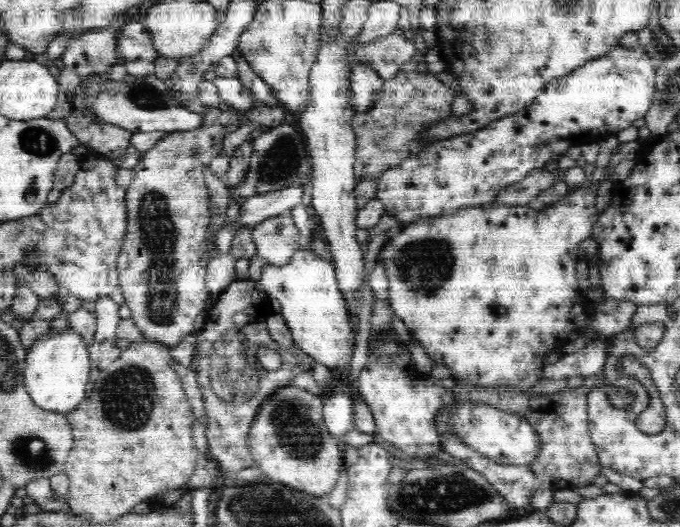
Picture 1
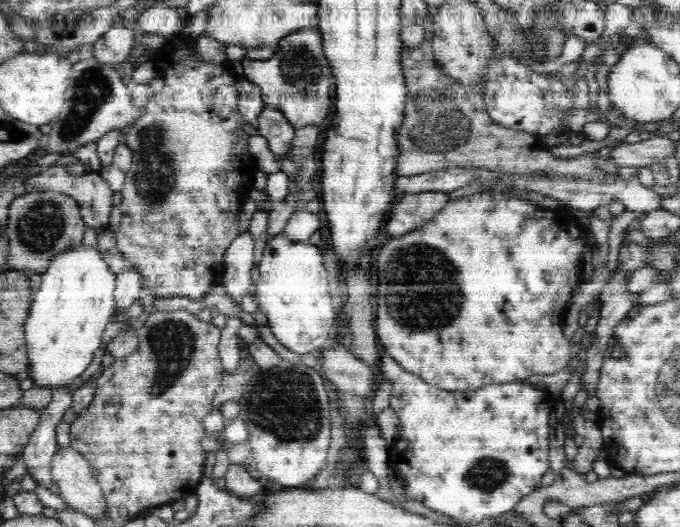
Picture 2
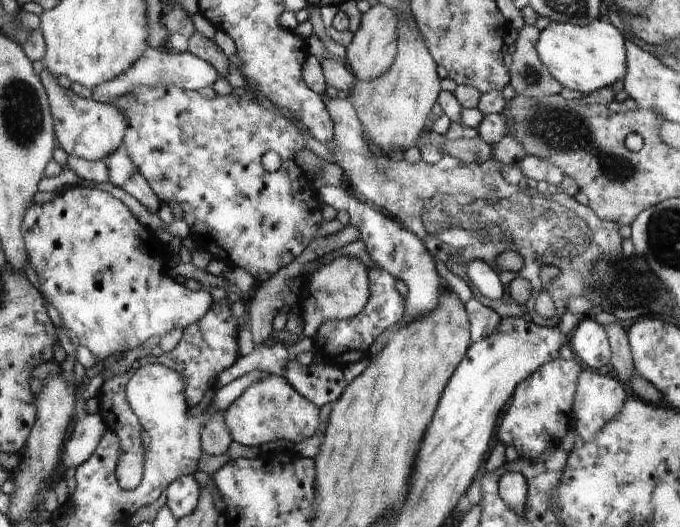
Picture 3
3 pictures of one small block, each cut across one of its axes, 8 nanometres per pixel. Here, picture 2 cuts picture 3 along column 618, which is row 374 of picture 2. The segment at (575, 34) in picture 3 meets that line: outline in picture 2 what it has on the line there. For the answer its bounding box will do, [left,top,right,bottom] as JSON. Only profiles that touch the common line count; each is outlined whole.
[25,245,117,390]

